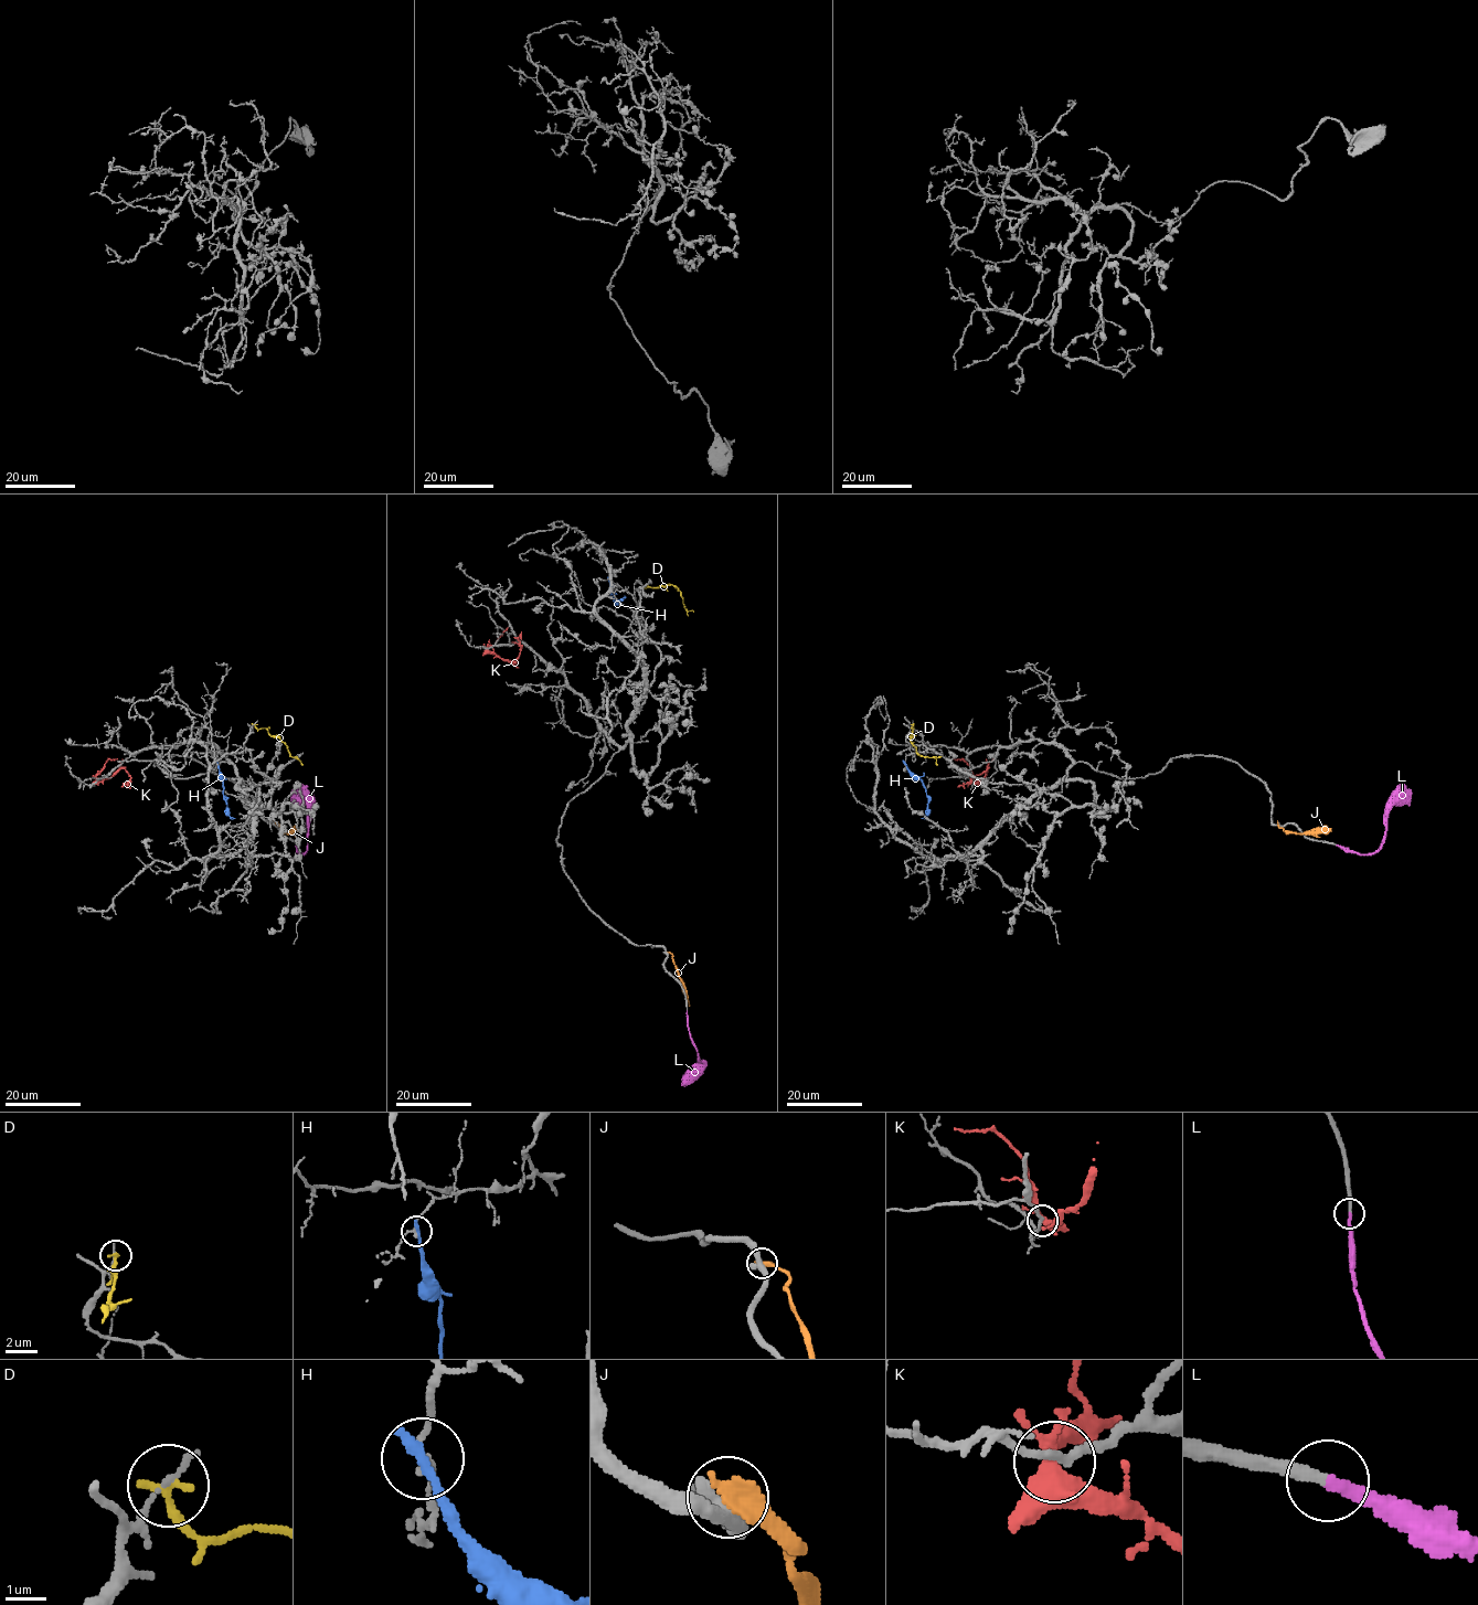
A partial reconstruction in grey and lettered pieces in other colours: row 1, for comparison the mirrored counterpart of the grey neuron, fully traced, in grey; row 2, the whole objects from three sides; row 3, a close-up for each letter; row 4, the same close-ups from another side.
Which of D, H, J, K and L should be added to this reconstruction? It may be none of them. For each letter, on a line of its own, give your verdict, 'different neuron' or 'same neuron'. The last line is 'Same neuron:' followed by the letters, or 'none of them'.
D: different neuron
H: different neuron
J: different neuron
K: different neuron
L: same neuron
Same neuron: L

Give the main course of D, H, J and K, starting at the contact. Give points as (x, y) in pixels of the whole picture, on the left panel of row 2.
D: (254, 724), (277, 736), (289, 754), (302, 765)
H: (218, 763), (226, 814), (233, 818)
J: (275, 824), (286, 833), (299, 829)
K: (96, 780), (107, 779), (124, 768), (129, 774), (130, 786)

